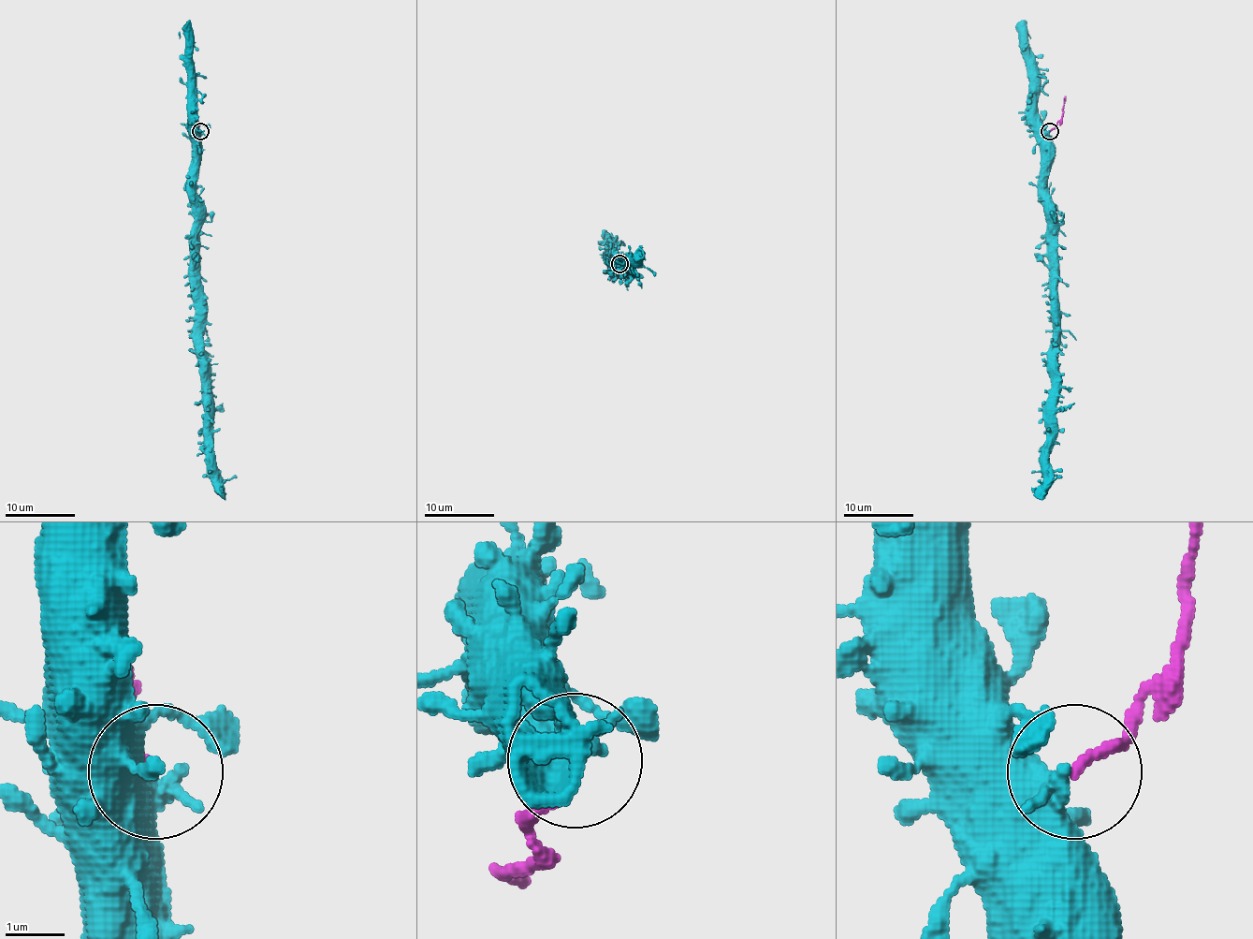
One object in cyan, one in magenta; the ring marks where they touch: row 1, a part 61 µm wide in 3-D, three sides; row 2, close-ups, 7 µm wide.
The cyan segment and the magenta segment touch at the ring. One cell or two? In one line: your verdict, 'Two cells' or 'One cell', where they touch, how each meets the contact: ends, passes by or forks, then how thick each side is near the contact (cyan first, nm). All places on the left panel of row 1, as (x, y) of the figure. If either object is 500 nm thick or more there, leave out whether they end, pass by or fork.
Two cells. Place: (200, 131). Thickness 600 nm (cyan) against 170 nm

